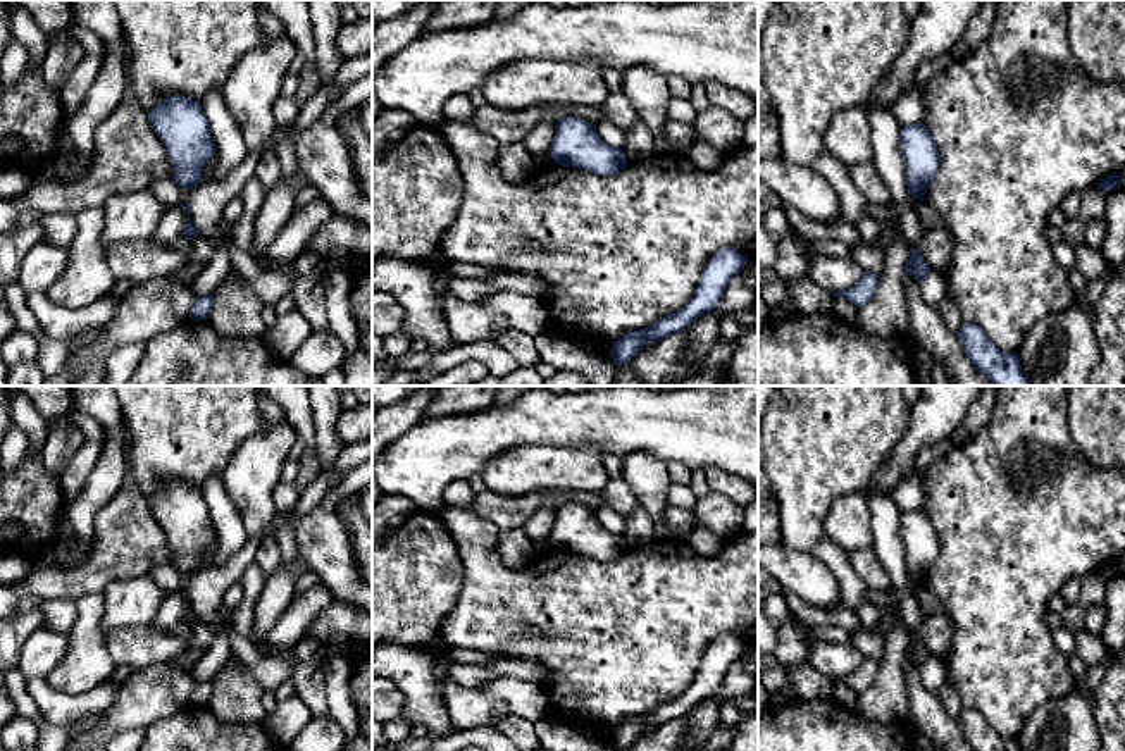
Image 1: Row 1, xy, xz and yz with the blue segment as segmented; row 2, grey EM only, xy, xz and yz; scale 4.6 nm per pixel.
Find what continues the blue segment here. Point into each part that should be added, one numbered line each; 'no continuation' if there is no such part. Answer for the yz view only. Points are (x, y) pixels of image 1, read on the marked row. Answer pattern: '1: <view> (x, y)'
1: yz (888, 159)

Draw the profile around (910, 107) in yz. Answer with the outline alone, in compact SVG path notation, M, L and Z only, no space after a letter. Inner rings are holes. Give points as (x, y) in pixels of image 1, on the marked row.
M911 83L911 86L901 93L891 109L901 127L923 124L927 112L925 86Z

